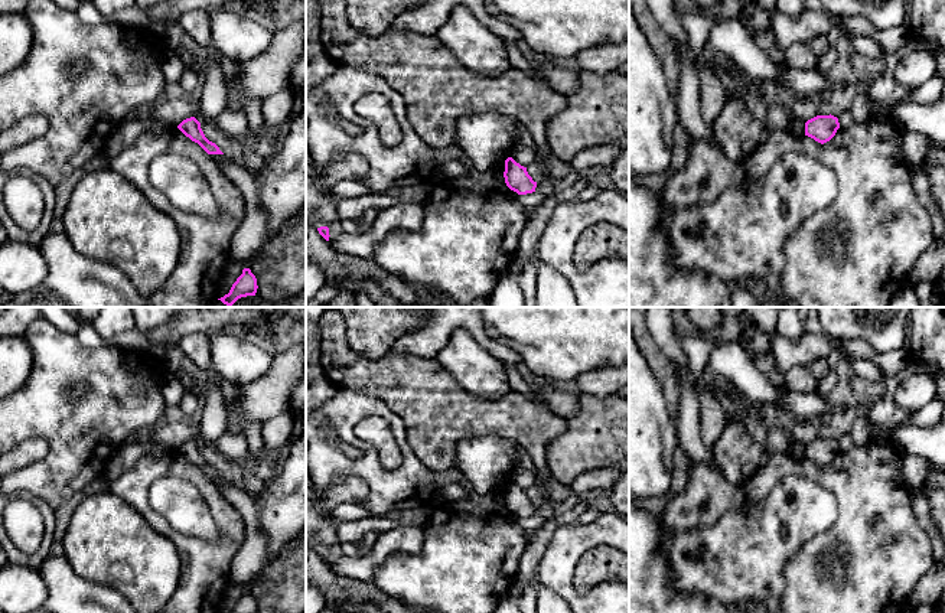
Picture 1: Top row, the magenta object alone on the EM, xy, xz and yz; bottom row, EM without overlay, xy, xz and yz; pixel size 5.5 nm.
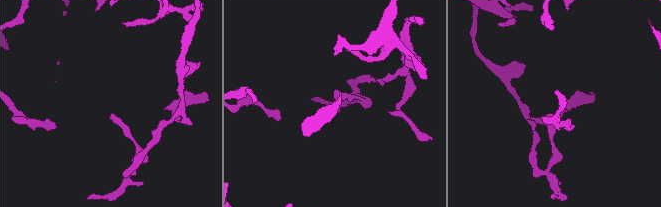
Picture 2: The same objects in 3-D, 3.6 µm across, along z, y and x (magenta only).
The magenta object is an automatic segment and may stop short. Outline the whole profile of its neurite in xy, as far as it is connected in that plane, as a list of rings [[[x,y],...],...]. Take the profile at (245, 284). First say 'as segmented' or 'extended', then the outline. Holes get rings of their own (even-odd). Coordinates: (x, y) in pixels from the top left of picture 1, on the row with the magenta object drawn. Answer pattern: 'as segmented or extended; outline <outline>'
as segmented; outline [[[244,268],[242,274],[232,284],[229,293],[218,300],[221,300],[224,304],[232,307],[232,304],[238,299],[247,297],[247,296],[255,296],[257,288],[258,288],[258,286],[257,286],[255,275],[251,273],[250,268]]]

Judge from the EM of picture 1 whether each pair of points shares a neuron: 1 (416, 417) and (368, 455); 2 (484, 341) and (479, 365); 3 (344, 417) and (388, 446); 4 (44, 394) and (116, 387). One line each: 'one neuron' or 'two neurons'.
1: two neurons
2: two neurons
3: two neurons
4: one neuron

